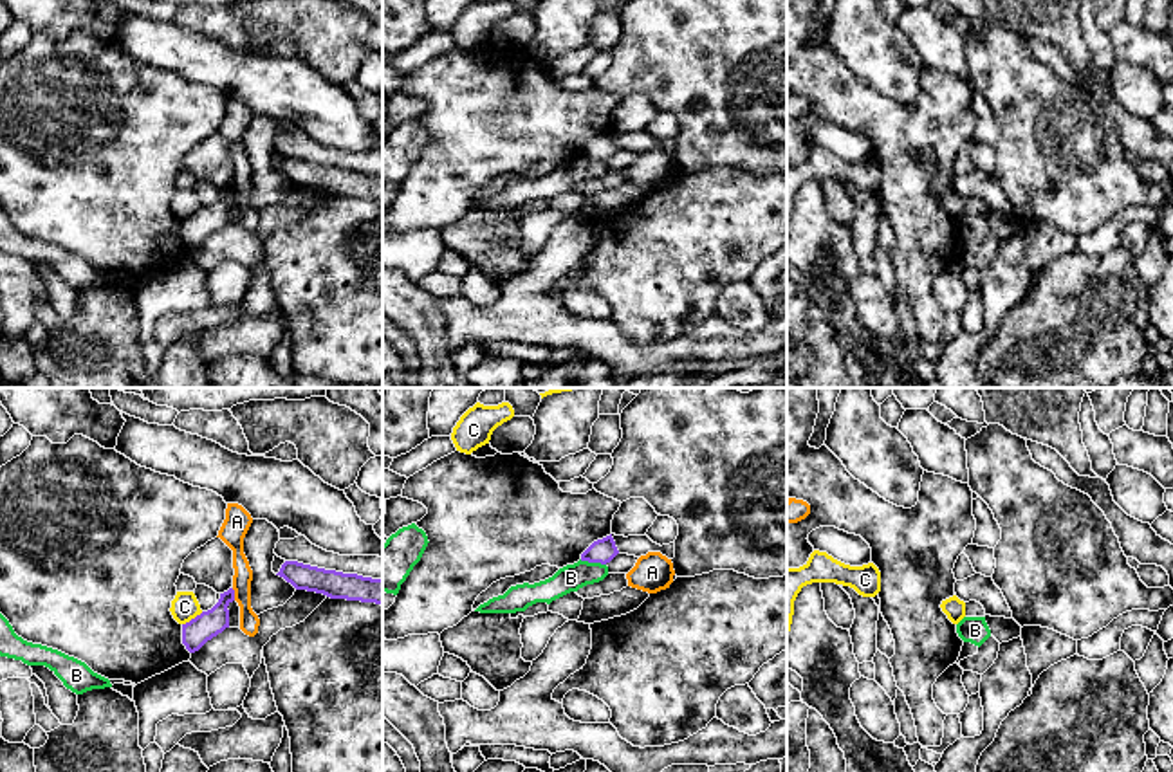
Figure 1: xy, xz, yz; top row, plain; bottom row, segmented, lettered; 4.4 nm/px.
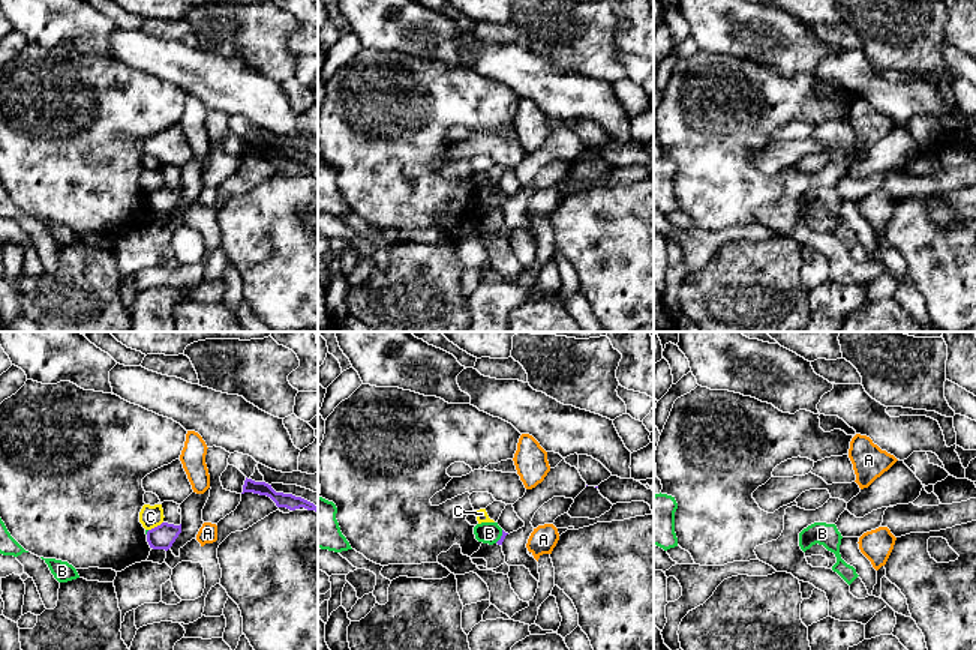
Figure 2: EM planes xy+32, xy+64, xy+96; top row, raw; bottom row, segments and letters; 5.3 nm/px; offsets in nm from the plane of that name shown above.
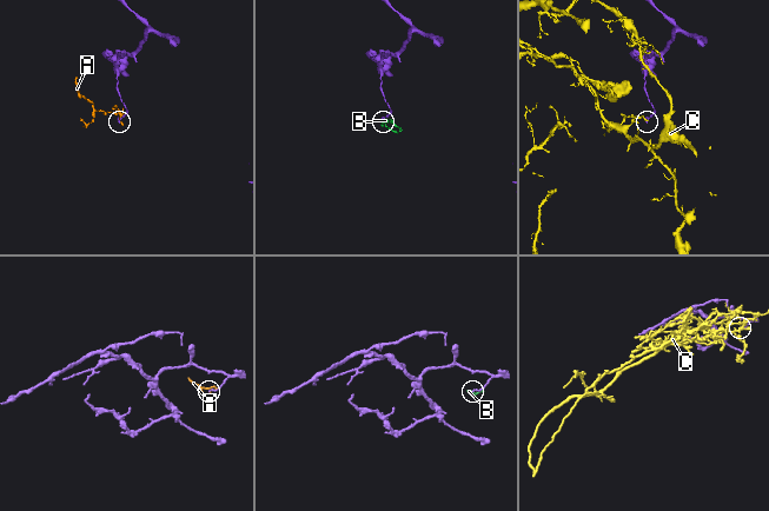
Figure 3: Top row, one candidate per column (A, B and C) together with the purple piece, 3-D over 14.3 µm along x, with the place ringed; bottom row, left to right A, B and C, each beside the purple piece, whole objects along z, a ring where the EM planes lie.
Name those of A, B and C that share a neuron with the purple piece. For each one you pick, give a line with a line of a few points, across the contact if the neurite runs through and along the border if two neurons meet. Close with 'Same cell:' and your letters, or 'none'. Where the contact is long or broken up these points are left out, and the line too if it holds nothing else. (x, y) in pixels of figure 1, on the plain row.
Same cell: none

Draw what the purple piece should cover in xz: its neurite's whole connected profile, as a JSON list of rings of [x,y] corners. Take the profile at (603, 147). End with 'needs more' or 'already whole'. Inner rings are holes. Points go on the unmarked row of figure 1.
[[[610,132],[594,137],[583,150],[581,150],[581,157],[588,157],[588,159],[601,159],[606,161],[610,159],[615,152],[619,150],[615,137]]]; already whole

